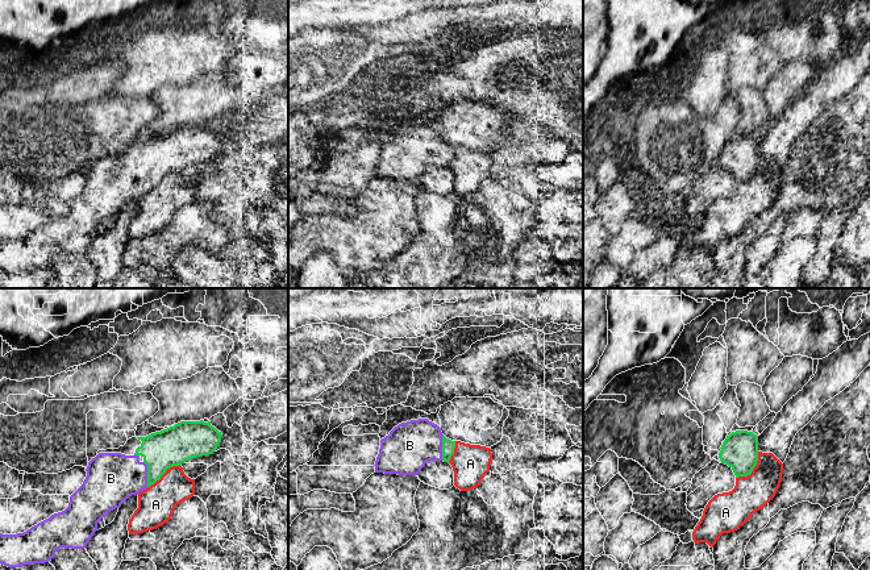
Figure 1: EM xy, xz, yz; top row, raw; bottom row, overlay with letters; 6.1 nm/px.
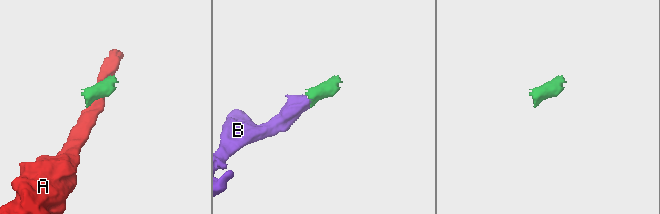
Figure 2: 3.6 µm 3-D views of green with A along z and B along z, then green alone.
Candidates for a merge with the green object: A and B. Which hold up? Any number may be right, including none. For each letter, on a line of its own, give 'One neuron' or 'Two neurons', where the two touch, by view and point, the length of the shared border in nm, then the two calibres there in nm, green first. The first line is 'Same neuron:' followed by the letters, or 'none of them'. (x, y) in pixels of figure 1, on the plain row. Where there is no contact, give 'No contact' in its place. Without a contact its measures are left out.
Same neuron: B
A: Two neurons. Touches green at yz (752, 175). Shared border 220 nm. Thickness 220 nm (green) against 220 nm
B: One neuron. Touches green at xy (148, 179). Shared border 160 nm. Thickness 240 nm (green) against 300 nm

